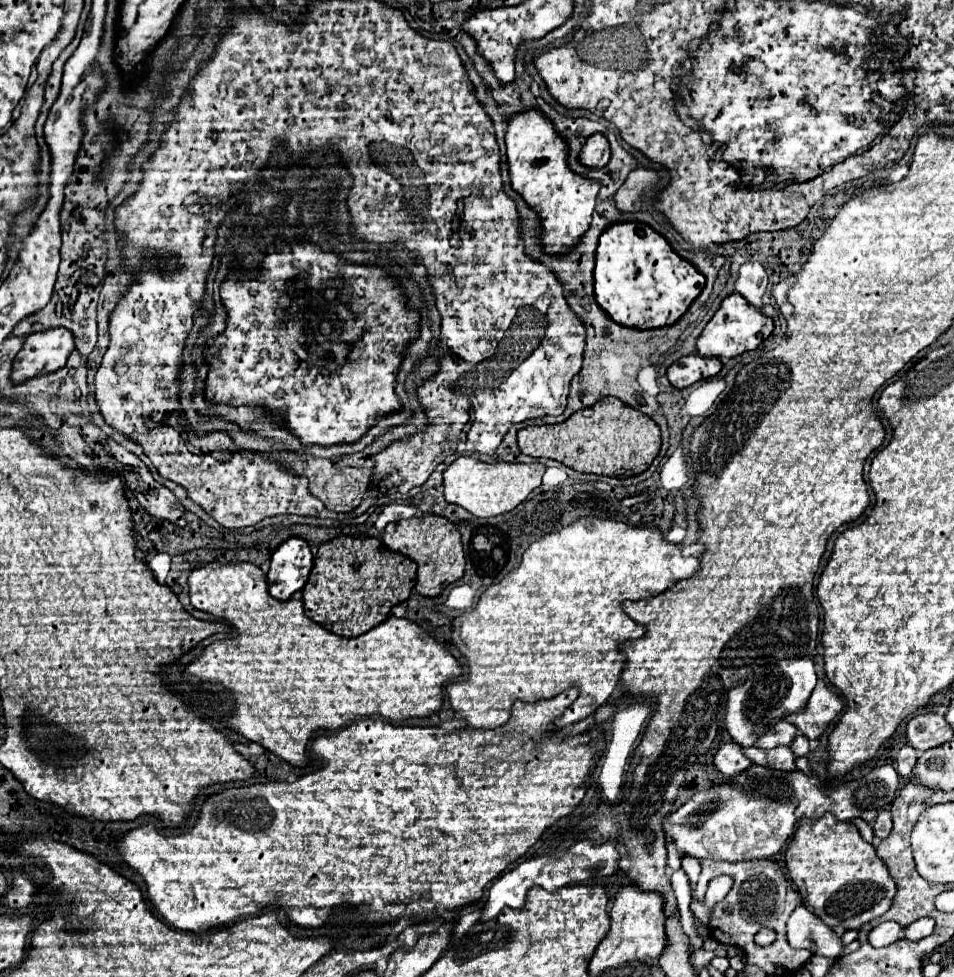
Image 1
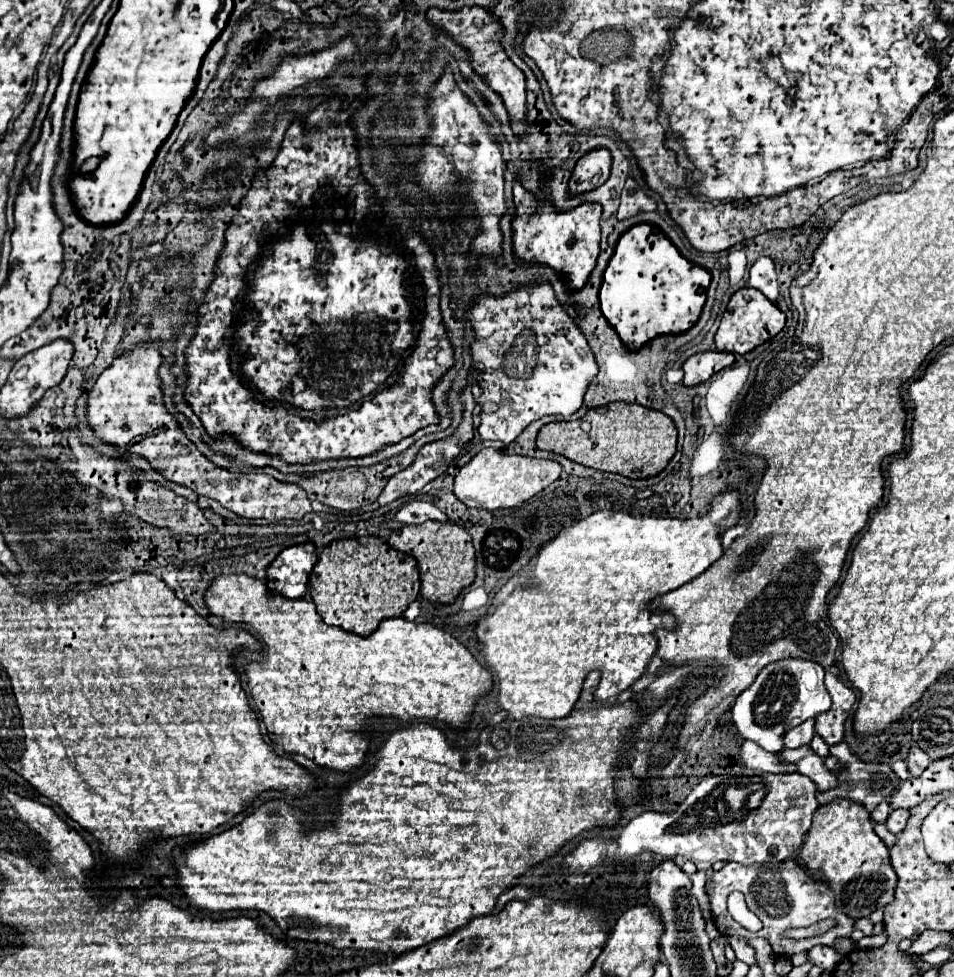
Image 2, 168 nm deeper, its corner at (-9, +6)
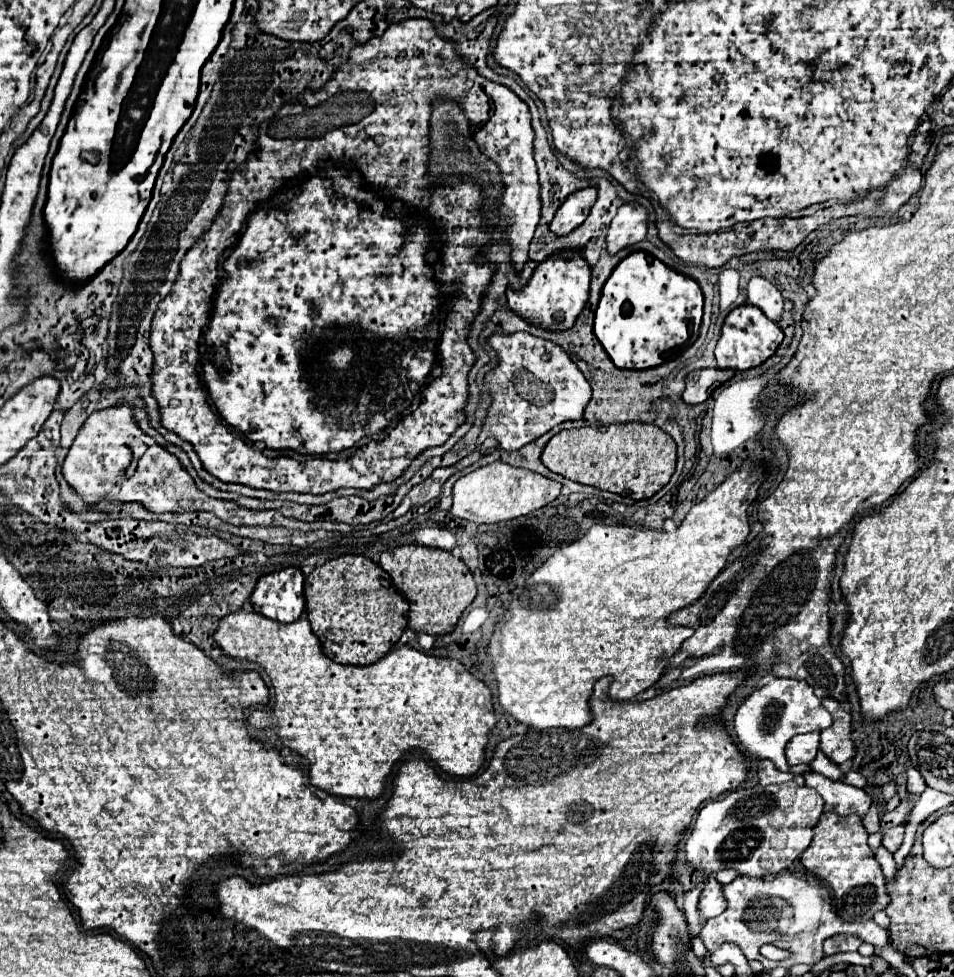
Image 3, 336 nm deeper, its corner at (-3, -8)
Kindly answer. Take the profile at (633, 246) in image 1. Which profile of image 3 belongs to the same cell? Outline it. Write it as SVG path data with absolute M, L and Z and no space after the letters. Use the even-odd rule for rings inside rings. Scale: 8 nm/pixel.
M633 251L619 263L619 267L611 271L601 291L601 299L595 311L595 335L619 369L649 369L679 357L697 339L701 317L703 295L697 281L675 273L665 263L645 251ZM625 303L631 305L629 313L623 313Z

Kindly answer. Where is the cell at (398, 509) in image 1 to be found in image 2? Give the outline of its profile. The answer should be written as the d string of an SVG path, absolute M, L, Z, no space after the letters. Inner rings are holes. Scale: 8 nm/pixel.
M411 501L411 503L403 505L397 511L395 519L405 523L405 525L419 525L419 523L425 523L429 519L433 519L433 521L447 521L447 515L441 509L437 509L435 505L431 505L431 503Z

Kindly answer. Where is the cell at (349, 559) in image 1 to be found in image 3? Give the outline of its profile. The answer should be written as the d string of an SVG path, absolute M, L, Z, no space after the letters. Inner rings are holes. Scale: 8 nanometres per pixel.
M343 555L327 561L321 567L315 567L305 579L305 611L313 627L313 633L319 637L325 655L343 665L371 665L383 657L401 637L407 627L409 601L397 591L387 571L381 565L373 563L363 555Z

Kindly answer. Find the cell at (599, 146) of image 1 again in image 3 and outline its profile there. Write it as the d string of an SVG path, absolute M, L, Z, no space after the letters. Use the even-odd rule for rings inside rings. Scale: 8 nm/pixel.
M585 187L575 193L571 193L555 213L555 219L551 221L551 231L555 235L565 235L573 231L583 219L587 219L593 203L597 199L597 189L595 187Z

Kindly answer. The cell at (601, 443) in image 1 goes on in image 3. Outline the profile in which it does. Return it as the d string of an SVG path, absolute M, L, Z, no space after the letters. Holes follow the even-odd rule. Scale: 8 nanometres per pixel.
M595 423L561 431L549 439L541 453L541 461L549 471L631 499L649 499L667 485L675 471L675 459L675 441L663 429L647 423Z

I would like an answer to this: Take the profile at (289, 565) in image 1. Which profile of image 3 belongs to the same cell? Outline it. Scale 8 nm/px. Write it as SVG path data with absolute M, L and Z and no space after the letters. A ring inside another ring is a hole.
M285 567L263 575L251 595L253 611L279 623L297 621L305 609L303 581L305 575L299 567Z

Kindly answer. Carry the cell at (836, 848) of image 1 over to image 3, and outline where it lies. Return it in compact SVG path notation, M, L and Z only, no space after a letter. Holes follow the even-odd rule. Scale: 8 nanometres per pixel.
M823 813L813 827L813 841L801 855L803 867L831 885L835 893L835 911L843 921L869 921L877 911L889 905L885 877L875 861L873 849L867 845L867 831L857 813L841 817L837 813Z

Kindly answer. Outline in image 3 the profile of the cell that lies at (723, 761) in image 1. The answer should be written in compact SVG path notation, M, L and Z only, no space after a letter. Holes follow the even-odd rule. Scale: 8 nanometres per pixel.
M761 759L757 765L757 775L761 785L771 785L771 783L787 783L793 779L793 773L783 773L779 771L771 761Z

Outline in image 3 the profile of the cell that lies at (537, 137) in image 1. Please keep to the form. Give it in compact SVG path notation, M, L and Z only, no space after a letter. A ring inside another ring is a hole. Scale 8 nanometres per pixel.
M563 249L537 265L525 287L521 289L509 287L507 305L523 319L535 325L563 331L567 327L573 327L577 315L585 307L589 297L589 283L591 283L591 265L581 255L581 249Z

